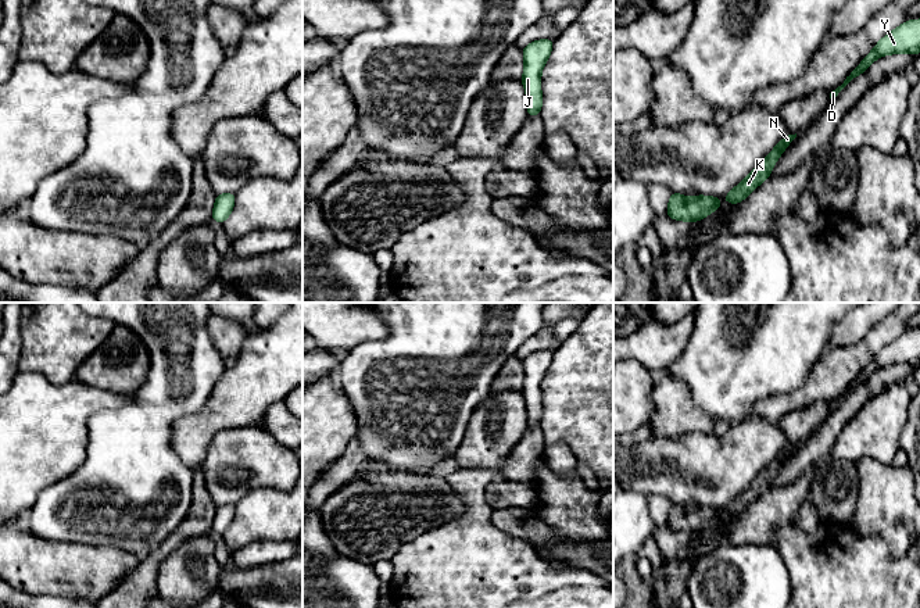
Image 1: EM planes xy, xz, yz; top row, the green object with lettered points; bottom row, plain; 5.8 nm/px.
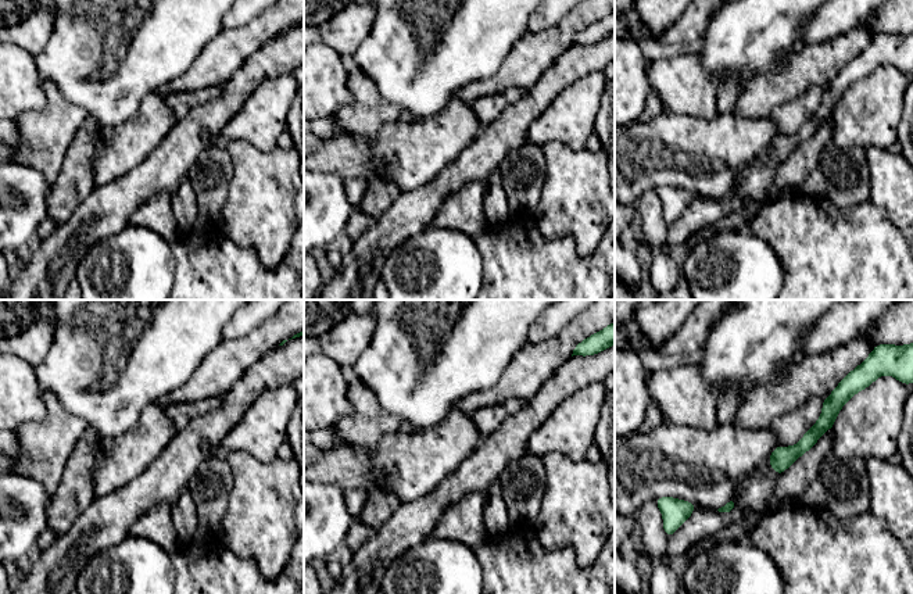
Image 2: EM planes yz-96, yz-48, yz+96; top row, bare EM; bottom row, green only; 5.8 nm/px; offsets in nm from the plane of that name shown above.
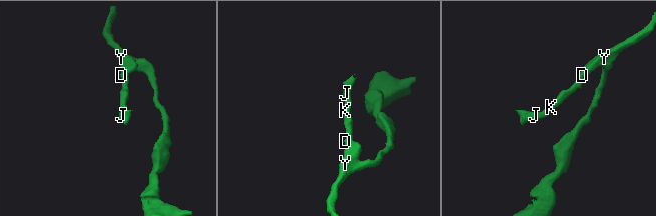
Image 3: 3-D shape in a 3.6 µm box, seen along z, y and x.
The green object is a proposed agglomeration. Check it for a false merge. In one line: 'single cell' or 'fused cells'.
single cell

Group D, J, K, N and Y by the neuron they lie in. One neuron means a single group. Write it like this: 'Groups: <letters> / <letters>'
Groups: D J K N Y

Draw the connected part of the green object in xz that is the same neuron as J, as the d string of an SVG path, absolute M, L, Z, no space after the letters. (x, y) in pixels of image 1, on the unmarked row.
M534 351L522 360L525 380L522 396L527 409L527 428L540 426L543 418L541 382L552 362L554 351Z

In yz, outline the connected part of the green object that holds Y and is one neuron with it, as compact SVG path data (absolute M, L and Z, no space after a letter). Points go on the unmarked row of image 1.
M909 330L905 335L895 339L892 343L885 346L874 360L862 371L862 373L846 387L844 394L837 400L828 403L828 414L833 414L840 403L856 387L863 385L871 373L877 369L898 365L898 364L909 364L919 365L920 364L920 330Z

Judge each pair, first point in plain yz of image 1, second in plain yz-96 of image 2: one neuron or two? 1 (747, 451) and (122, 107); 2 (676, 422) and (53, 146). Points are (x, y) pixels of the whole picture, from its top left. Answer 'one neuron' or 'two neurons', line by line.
1: two neurons
2: one neuron

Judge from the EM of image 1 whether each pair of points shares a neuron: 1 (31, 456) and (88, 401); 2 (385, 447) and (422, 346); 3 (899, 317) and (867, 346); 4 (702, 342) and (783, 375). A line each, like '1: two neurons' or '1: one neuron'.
1: one neuron
2: one neuron
3: one neuron
4: one neuron

